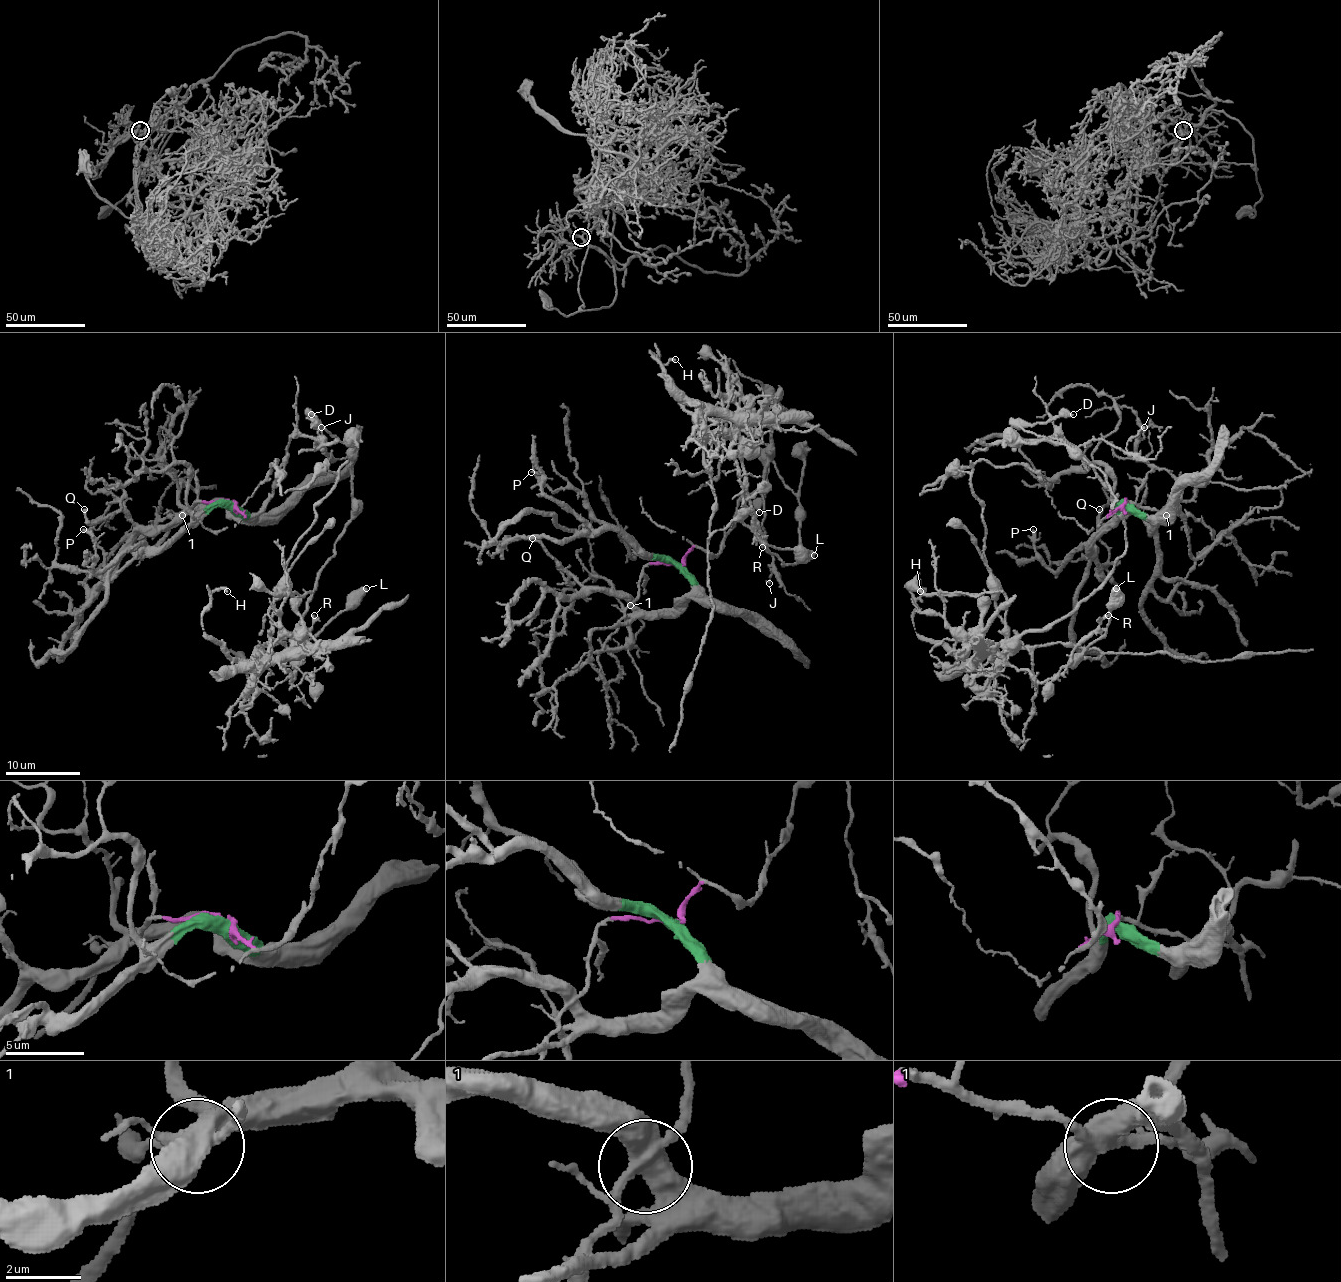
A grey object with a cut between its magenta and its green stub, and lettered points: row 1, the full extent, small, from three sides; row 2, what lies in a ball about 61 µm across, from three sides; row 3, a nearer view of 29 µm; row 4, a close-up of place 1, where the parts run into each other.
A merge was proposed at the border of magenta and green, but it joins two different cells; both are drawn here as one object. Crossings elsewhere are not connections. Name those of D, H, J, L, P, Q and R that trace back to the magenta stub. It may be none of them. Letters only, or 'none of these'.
D, H, J, L, R

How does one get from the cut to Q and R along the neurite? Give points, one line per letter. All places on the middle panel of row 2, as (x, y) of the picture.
Q: (678, 565), (693, 589), (673, 608), (637, 612), (622, 597), (584, 589), (540, 542), (532, 539)
R: (678, 565), (716, 555), (766, 445), (800, 559), (766, 548), (734, 437), (763, 548)

